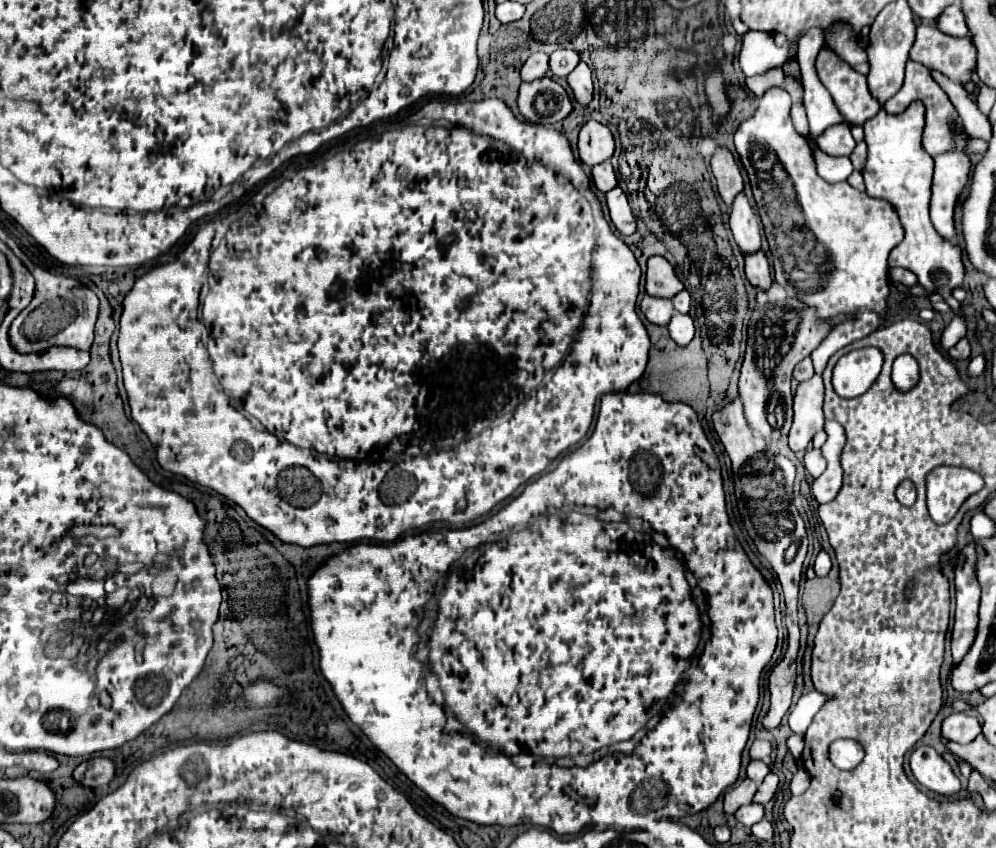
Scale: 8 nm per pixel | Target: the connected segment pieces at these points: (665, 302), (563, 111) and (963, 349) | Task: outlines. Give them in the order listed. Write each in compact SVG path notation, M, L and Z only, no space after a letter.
M644 295L640 303L640 311L654 325L668 325L674 315L674 305L670 299L658 299L658 297Z
M542 77L520 85L518 109L530 123L556 125L572 113L574 105L570 93L564 87L550 77Z
M962 337L952 349L950 349L952 359L968 359L970 357L970 343L966 337Z

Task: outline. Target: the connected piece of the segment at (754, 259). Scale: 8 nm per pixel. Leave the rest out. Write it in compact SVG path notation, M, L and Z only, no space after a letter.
M762 249L746 255L746 277L758 289L770 289L770 285L772 285L770 265L768 265L768 259Z

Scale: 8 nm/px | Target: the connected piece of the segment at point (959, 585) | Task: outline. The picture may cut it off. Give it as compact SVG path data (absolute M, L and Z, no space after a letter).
M970 543L962 549L960 561L956 565L956 619L952 631L952 665L954 669L964 655L970 651L976 639L978 627L978 605L980 605L980 585L976 579L976 545Z

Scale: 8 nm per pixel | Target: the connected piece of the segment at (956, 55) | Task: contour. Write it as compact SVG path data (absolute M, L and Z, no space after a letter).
M928 23L918 25L910 59L928 69L938 69L956 83L968 83L976 69L976 51L970 37L950 37Z

